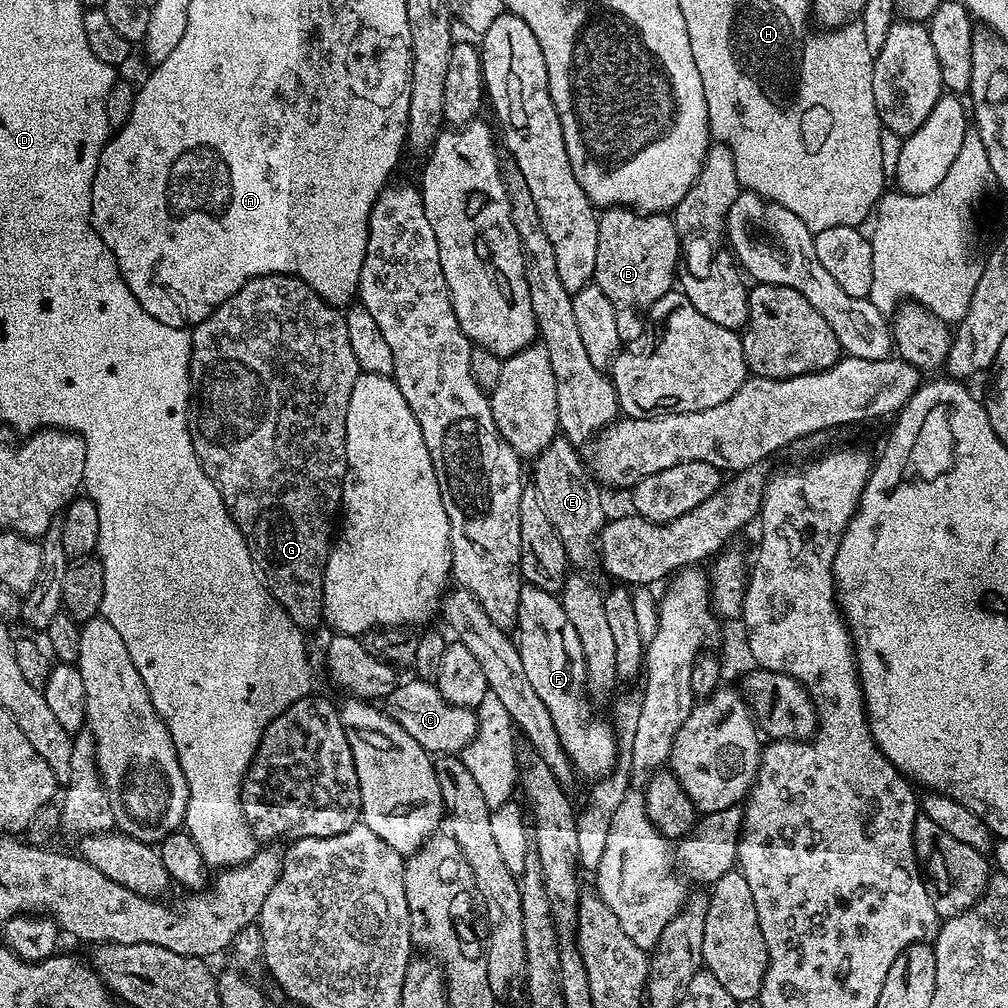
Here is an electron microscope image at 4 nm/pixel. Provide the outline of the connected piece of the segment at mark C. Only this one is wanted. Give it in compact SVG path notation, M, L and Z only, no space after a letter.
M410 678L405 684L404 681L397 683L393 692L386 697L386 711L388 717L398 726L402 726L402 730L406 730L406 734L410 734L410 738L414 738L414 742L418 742L418 746L422 746L429 754L463 753L476 733L476 713L473 709L453 706L450 702L446 702L446 698L442 698L435 683L417 678Z

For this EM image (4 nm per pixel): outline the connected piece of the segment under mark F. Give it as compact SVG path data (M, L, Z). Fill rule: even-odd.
M525 583L520 589L520 601L518 602L518 647L522 658L522 667L526 670L526 678L530 686L534 686L538 698L542 698L546 710L550 710L550 718L554 718L554 726L560 732L560 739L568 753L572 757L575 767L584 776L591 778L605 777L617 765L617 735L613 725L600 724L597 728L588 728L588 719L592 716L592 708L588 700L580 696L586 689L588 672L584 668L584 655L582 654L582 642L578 642L578 634L574 626L570 626L570 618L566 618L566 610L563 603L553 593L542 590L538 586Z

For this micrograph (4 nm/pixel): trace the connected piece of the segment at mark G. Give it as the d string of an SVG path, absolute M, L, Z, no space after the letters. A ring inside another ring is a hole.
M259 276L247 280L222 306L218 306L201 324L191 329L192 353L188 363L188 376L192 379L192 395L188 410L188 429L194 442L194 454L214 482L229 516L238 526L238 530L248 543L252 561L260 573L269 594L290 614L292 621L301 630L316 628L324 620L324 567L328 553L334 543L334 525L342 508L344 478L348 474L346 458L346 410L350 406L350 390L360 377L358 358L350 346L350 334L346 334L345 313L321 298L309 284L297 276Z

